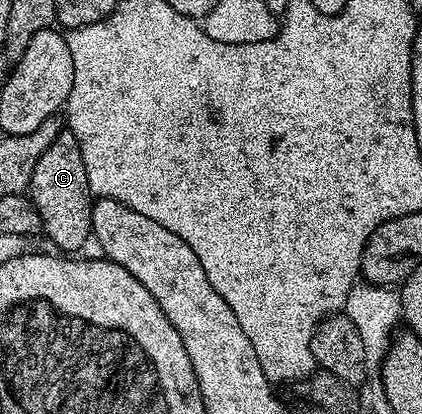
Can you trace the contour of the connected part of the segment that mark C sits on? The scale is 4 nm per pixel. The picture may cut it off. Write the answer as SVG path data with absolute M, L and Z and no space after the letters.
M61 131L54 143L42 151L38 163L34 163L34 175L27 192L39 213L43 234L47 234L61 252L76 253L89 241L94 198L86 179L86 163L82 163L82 147L72 133Z

